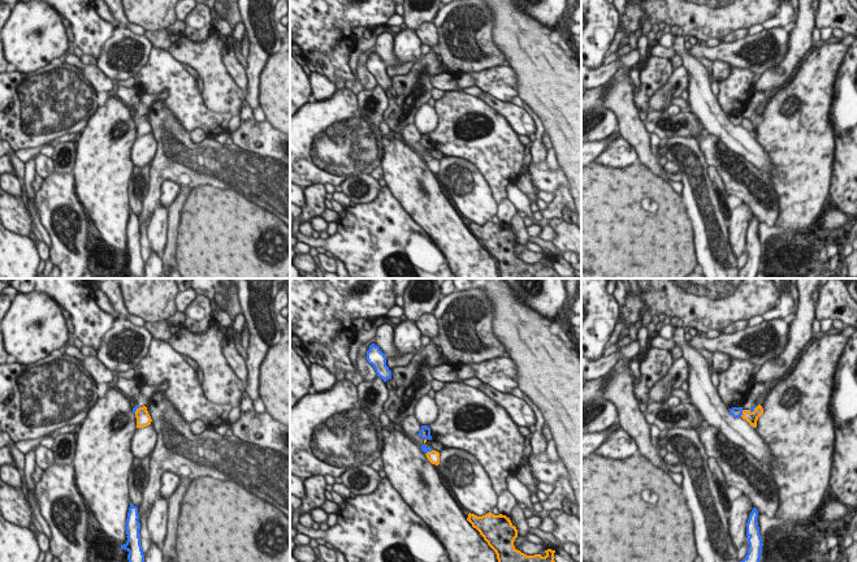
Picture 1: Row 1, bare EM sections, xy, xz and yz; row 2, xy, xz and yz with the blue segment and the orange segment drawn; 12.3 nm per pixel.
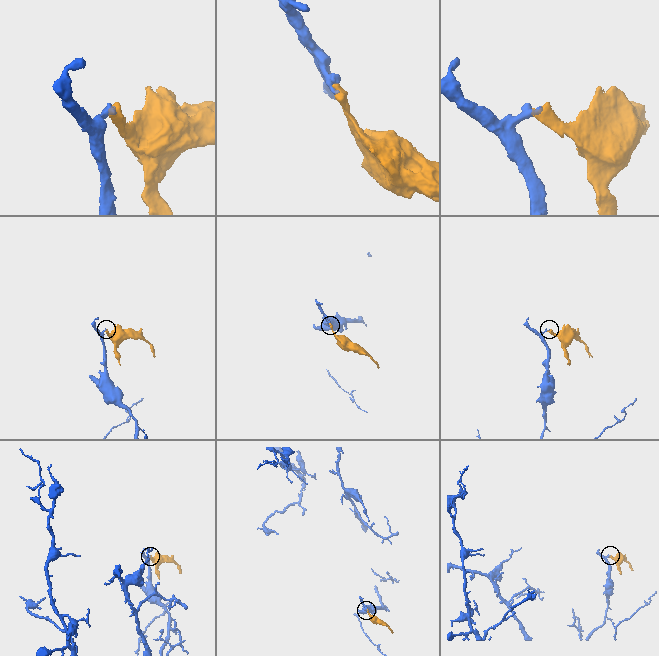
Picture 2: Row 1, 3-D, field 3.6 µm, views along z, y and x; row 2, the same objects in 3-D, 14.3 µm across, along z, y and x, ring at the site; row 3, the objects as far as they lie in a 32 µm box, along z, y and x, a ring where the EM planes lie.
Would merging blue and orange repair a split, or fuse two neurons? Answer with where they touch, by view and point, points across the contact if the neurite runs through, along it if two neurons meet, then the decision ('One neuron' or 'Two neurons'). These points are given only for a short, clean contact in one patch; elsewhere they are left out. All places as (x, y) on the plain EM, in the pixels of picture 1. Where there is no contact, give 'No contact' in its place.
Touches blue at yz (741, 121). Boundary: yz (743, 119), (740, 124). Two neurons

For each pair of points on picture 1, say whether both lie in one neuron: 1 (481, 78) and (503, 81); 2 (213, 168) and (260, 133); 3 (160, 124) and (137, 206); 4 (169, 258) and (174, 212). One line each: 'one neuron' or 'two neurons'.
1: one neuron
2: two neurons
3: two neurons
4: one neuron

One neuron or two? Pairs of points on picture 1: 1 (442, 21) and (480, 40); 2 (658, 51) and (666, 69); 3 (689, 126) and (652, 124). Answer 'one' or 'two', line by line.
1: one
2: two
3: one

